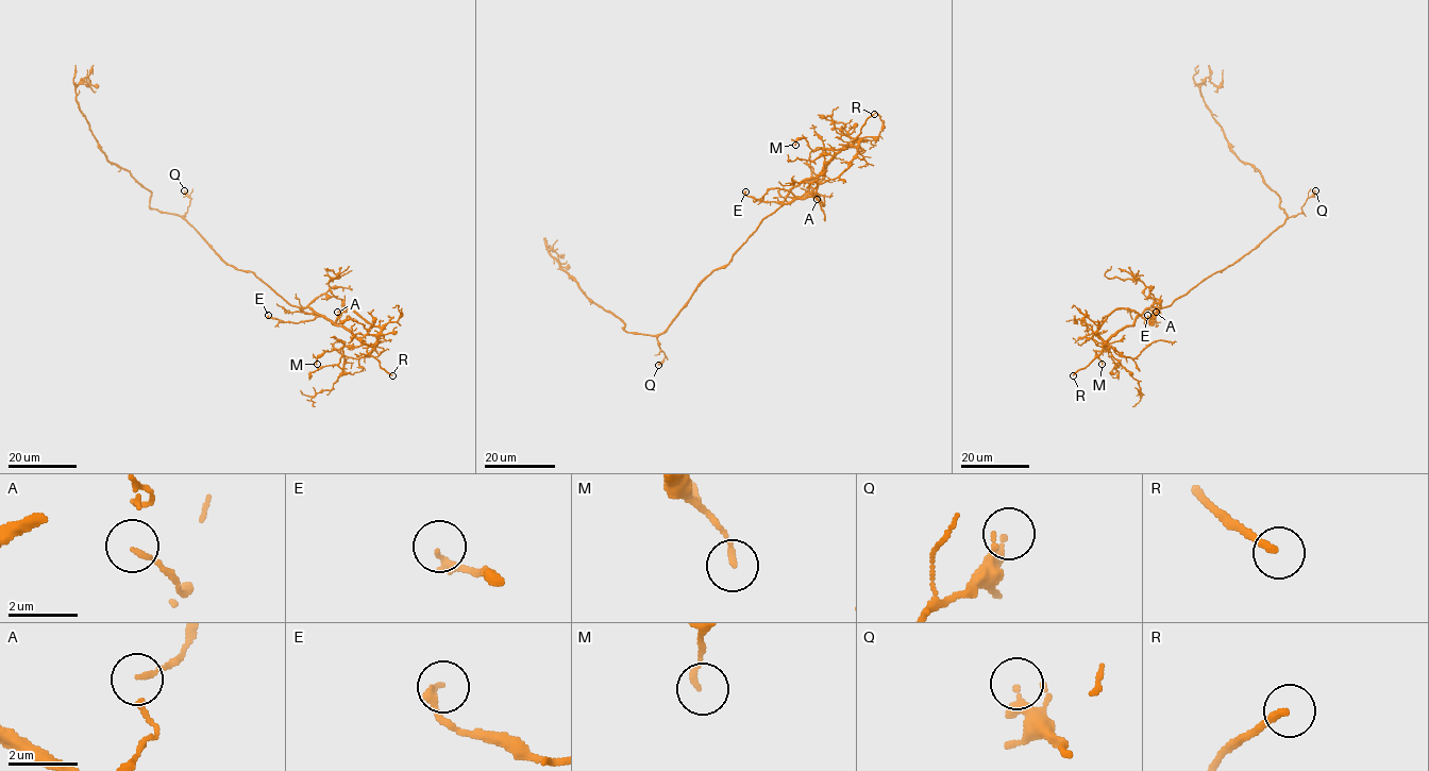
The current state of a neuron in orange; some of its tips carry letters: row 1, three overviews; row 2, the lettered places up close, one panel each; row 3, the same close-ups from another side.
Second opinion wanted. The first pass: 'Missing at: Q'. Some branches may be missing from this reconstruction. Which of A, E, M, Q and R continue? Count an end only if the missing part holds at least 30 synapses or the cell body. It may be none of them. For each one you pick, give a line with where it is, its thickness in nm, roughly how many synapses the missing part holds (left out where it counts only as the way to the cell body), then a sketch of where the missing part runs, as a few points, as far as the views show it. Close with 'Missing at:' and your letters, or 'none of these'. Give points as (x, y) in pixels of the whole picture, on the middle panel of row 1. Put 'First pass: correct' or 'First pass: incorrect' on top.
First pass: incorrect
R: (874, 114) | 200 nm | (874, 114), (892, 106), (919, 76), (920, 68), (907, 52), (909, 36), (914, 40)
Missing at: R

